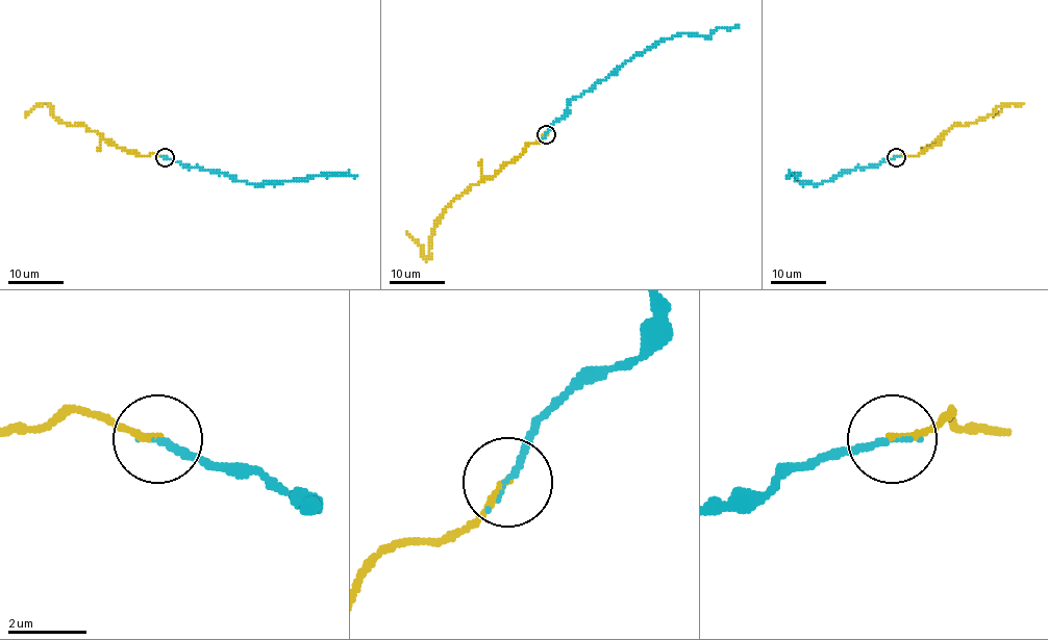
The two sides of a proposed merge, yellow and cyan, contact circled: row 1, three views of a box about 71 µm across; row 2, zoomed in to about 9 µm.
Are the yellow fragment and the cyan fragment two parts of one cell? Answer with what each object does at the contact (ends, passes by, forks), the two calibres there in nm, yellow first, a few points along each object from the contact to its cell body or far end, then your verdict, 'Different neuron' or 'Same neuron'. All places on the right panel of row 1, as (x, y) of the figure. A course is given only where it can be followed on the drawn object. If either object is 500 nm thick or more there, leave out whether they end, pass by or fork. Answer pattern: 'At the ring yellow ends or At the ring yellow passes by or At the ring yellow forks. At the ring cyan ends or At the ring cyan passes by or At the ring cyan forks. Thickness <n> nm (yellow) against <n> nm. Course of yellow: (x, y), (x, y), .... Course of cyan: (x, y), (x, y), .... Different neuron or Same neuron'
At the ring yellow ends. At the ring cyan ends. Thickness 180 nm (yellow) against 170 nm. Course of yellow: (896, 156), (918, 155), (954, 125), (1020, 104), (1006, 104), (993, 117). Course of cyan: (896, 156), (876, 167), (846, 171), (816, 185), (795, 180), (798, 173), (787, 176). Same neuron

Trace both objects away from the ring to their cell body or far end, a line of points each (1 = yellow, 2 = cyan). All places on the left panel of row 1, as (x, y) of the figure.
1: (165, 156), (118, 148), (84, 125), (55, 118), (46, 104), (25, 117)
2: (165, 156), (185, 168), (199, 167), (226, 173), (255, 185), (327, 173), (356, 176)

